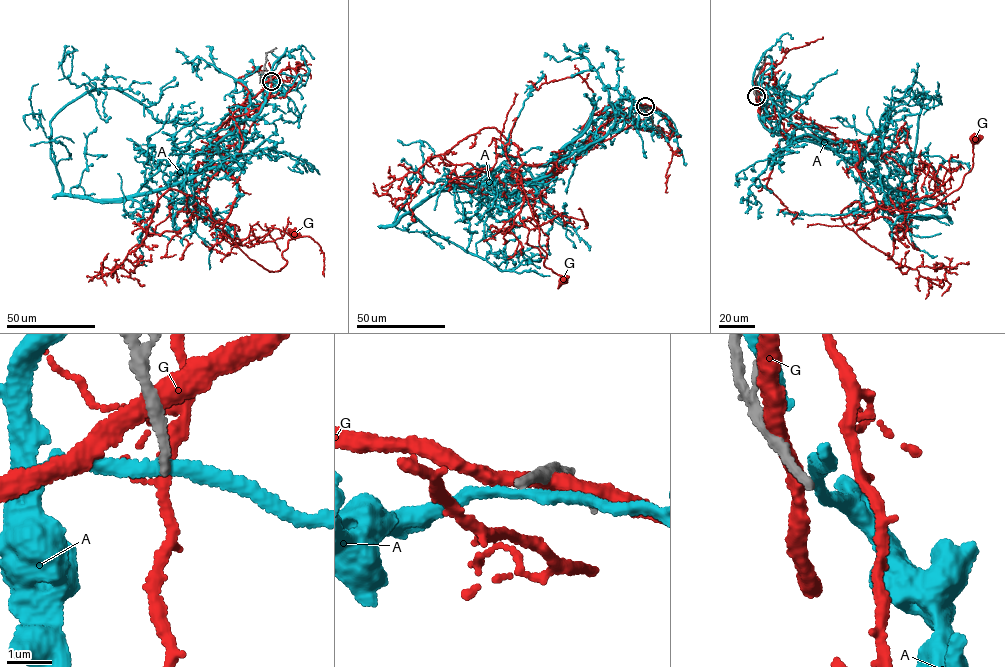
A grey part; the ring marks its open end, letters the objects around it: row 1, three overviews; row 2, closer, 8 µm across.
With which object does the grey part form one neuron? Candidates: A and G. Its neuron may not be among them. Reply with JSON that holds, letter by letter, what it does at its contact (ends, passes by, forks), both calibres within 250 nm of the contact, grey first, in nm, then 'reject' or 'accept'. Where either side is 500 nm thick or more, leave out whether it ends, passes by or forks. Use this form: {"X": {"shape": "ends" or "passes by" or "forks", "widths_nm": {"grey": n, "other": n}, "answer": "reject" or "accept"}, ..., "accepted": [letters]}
{"A": {"shape": "passes by", "widths_nm": {"grey": 200, "other": 240}, "answer": "reject"}, "G": {"shape": "passes by", "widths_nm": {"grey": 220, "other": 400}, "answer": "reject"}, "accepted": []}

